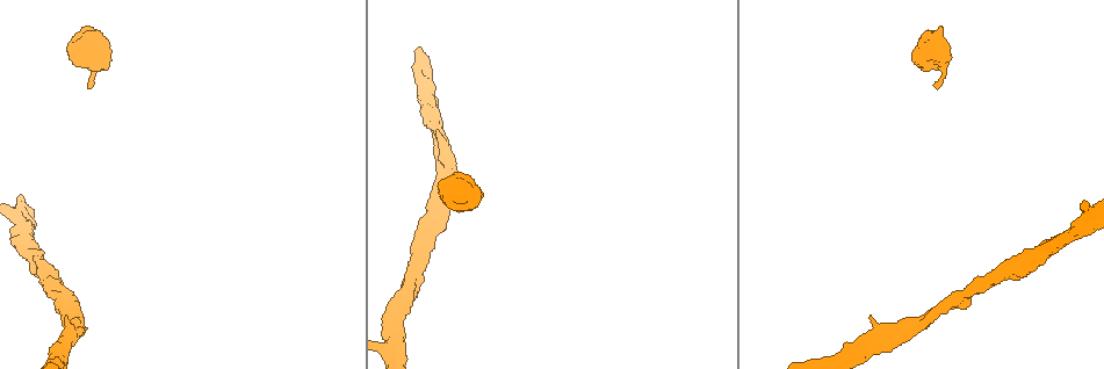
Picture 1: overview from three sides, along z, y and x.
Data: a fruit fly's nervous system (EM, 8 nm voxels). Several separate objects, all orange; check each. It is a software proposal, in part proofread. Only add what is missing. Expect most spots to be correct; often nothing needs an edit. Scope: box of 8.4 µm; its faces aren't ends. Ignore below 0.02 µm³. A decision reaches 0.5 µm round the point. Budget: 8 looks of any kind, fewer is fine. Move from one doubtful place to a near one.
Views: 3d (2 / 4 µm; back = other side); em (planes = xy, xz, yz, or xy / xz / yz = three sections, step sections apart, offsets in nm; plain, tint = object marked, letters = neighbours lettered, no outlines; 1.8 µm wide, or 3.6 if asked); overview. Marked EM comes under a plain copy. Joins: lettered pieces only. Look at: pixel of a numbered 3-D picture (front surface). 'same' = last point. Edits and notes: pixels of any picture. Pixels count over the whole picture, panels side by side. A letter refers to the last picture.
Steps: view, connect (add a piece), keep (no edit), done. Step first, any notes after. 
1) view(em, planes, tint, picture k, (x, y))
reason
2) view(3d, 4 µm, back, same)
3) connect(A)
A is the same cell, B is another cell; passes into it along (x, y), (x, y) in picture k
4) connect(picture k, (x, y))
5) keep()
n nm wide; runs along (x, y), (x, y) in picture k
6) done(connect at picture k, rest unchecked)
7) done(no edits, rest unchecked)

view(3d, 2 µm, picture 1, (436, 132))
free end

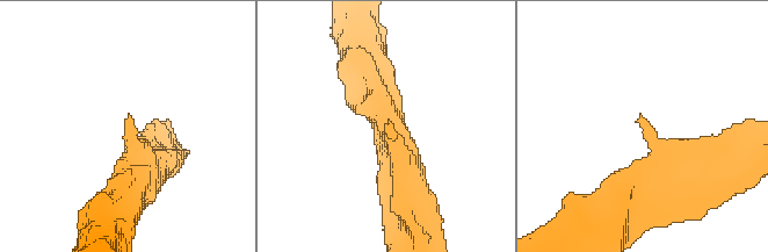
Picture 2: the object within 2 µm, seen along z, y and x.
view(em, yz, step 4, tint, picture 2, (387, 127))

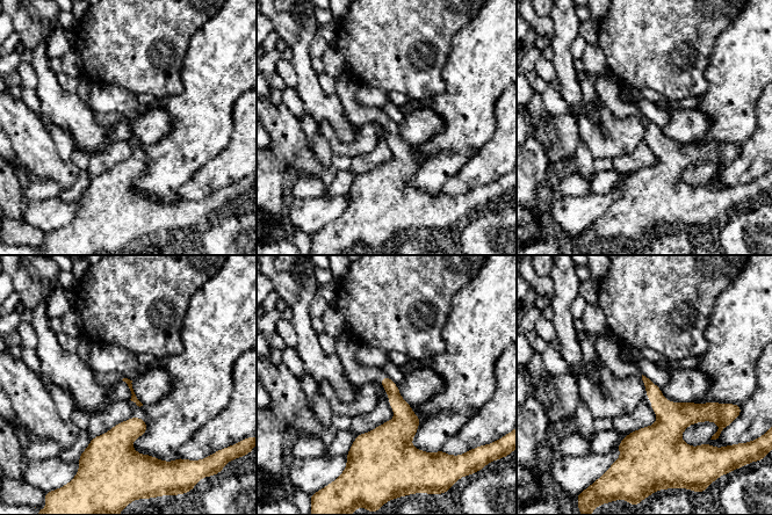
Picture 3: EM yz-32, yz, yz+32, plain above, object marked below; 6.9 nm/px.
view(em, planes, letters, same)
another direction

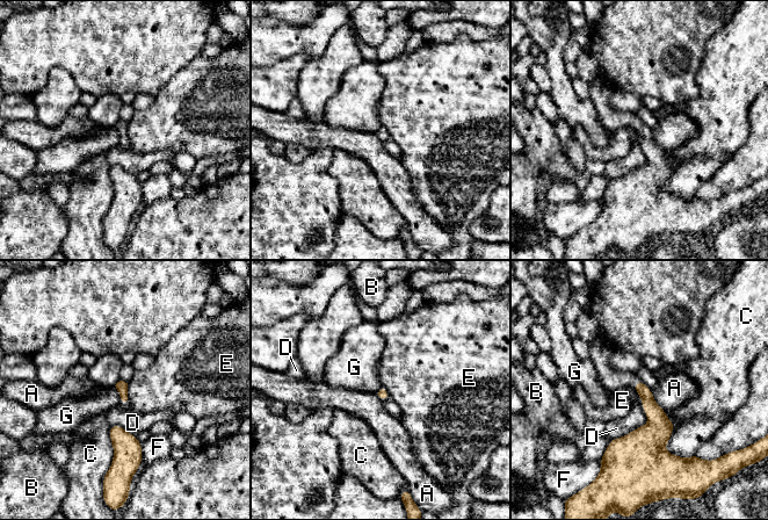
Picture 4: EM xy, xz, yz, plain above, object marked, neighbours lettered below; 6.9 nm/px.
keep()
C touches over 340 nm; A, B, C, D, E, F and G are other cells; none of them fits

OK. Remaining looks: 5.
view(em, planes, tint, picture 1, (88, 87))
thin end

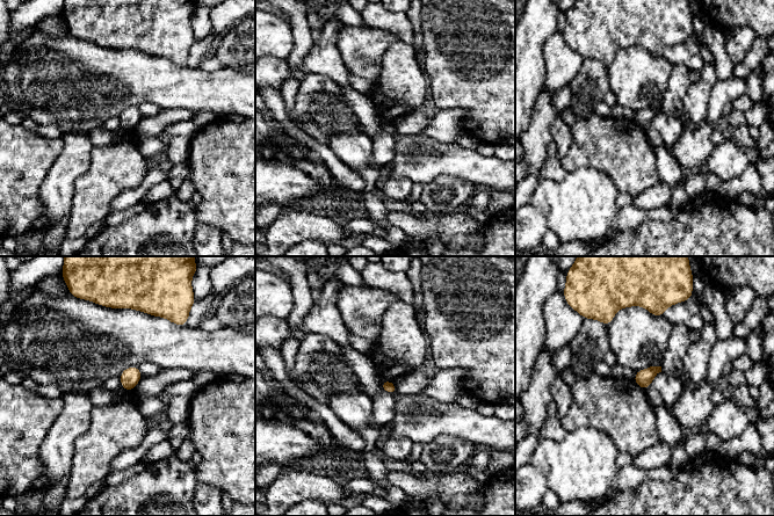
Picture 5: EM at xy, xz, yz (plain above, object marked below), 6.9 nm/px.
view(em, planes, letters, same)

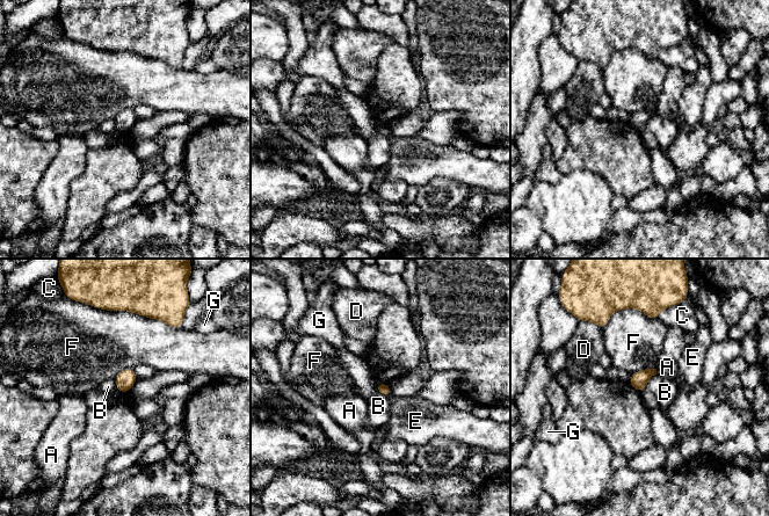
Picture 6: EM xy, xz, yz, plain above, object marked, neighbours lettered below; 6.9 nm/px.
keep()
F touches over 500 nm; A, B, C, D, E, F and G are other cells; border along (657, 373), (648, 380), (645, 389) in picture 6; no lettered piece goes on from it

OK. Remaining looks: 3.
view(3d, 2 µm, picture 1, (389, 350))

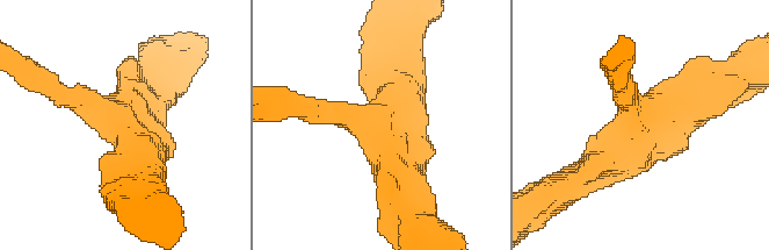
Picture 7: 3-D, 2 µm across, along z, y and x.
view(em, planes, tint, picture 7, (640, 119))

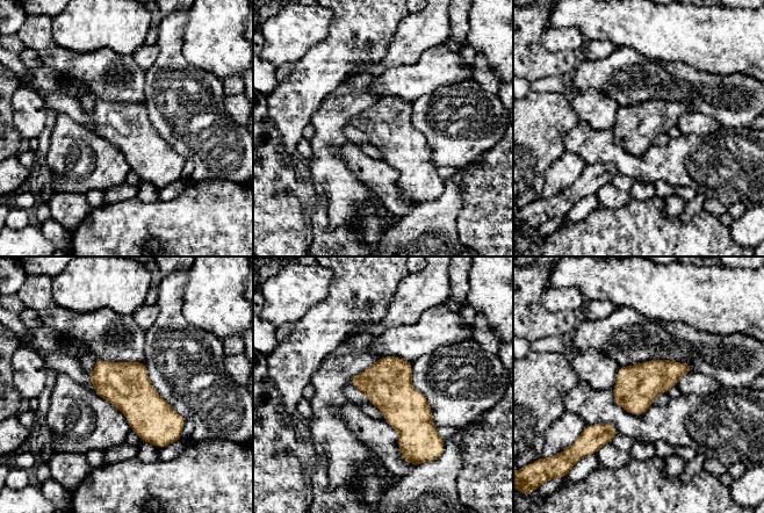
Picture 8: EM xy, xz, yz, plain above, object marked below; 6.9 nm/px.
view(em, planes, letters, same)

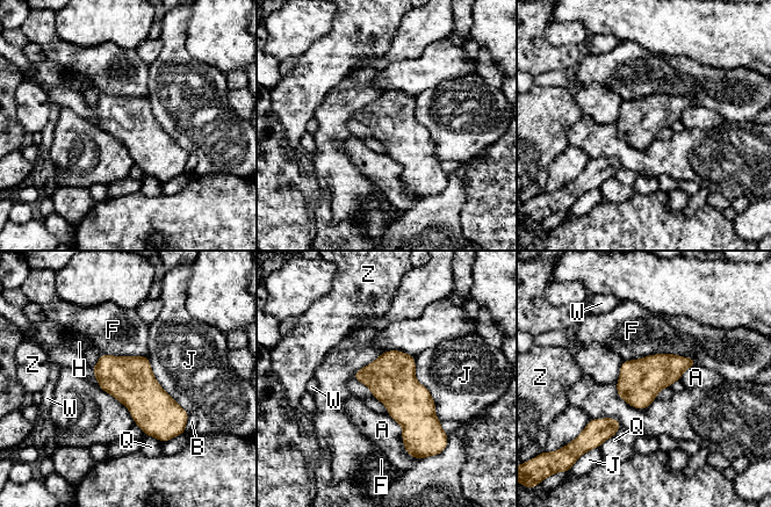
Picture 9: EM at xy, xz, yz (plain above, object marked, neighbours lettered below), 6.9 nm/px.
keep()
300 nm wide; A, B, F, H, J, Q, W and Z are other cells; border along (622, 361), (679, 354), (698, 364) in picture 9; none of them fits

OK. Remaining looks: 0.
done(no edits, rest unchecked)

